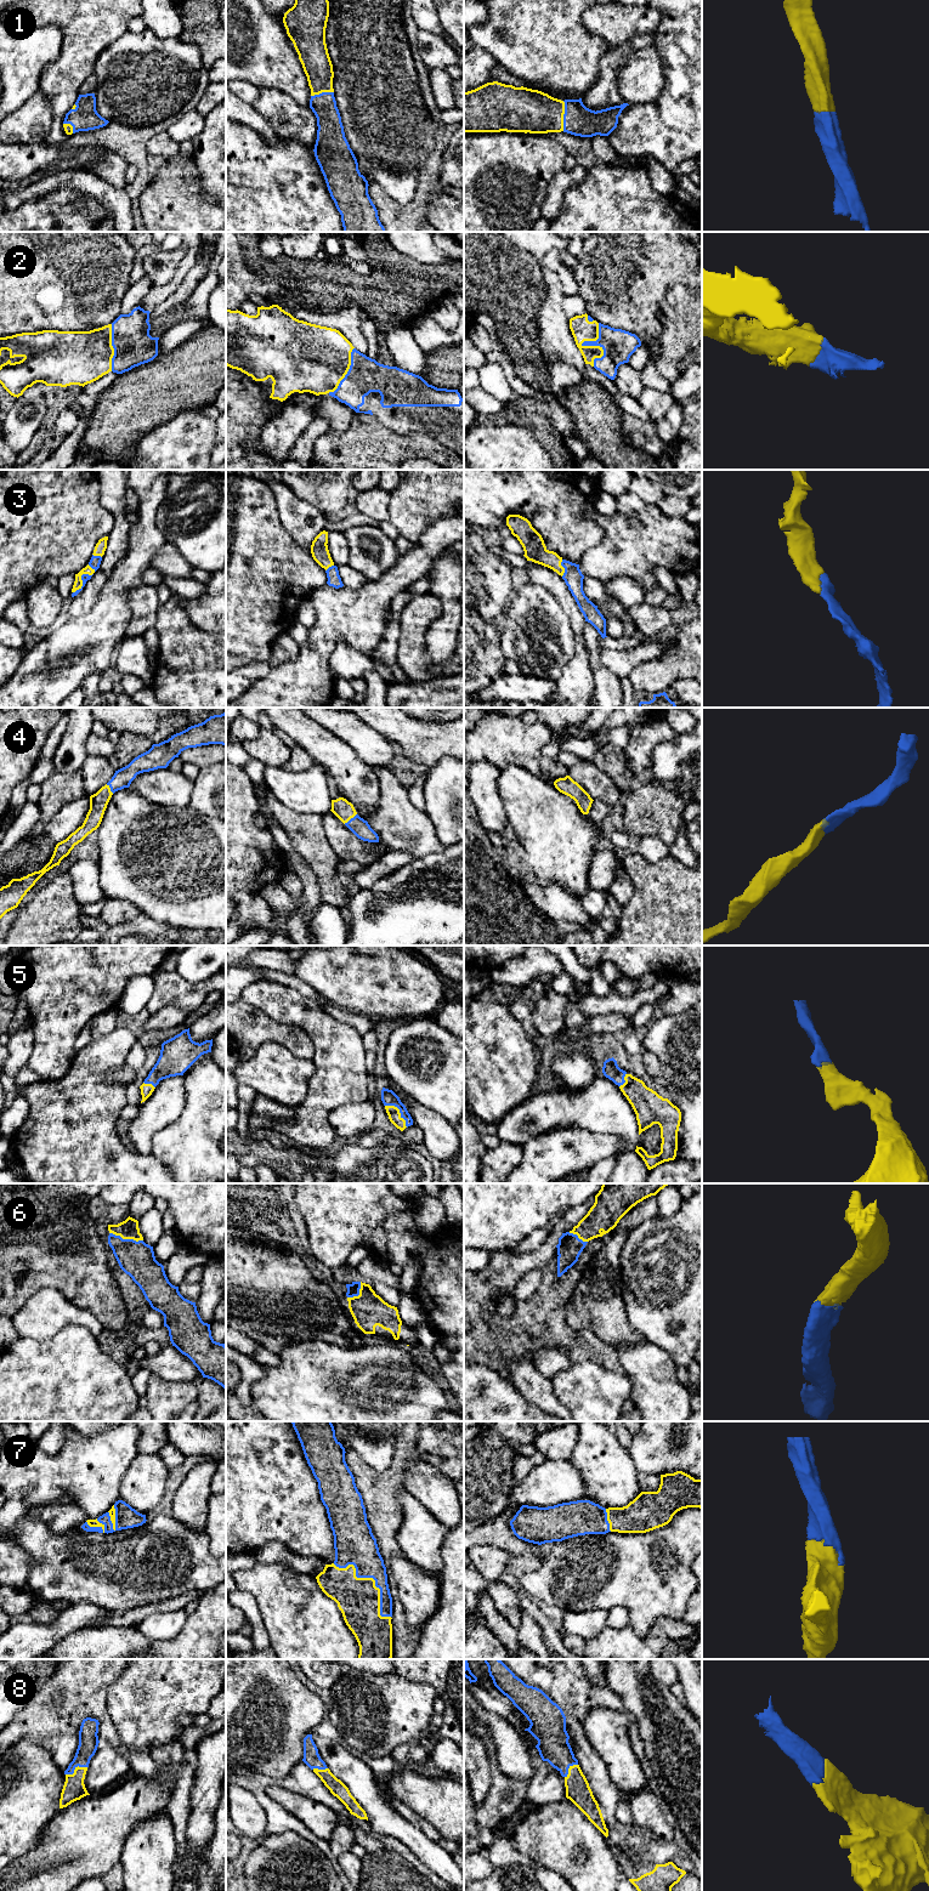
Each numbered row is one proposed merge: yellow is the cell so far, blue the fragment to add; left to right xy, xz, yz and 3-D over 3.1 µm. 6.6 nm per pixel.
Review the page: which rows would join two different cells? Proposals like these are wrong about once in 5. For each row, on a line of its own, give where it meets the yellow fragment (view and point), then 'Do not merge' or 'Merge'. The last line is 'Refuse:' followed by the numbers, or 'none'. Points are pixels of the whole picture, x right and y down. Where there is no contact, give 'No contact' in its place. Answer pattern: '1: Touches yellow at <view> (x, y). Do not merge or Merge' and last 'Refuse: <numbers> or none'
1: Touches yellow at yz (562, 115). Merge
2: Touches yellow at yz (587, 346). Merge
3: Touches yellow at xy (80, 579). Merge
4: Touches yellow at xz (350, 818). Merge
5: Touches yellow at xz (398, 1112). Merge
6: Touches yellow at xy (126, 1238). Merge
7: Touches yellow at xz (372, 1578). Merge
8: Touches yellow at xy (75, 1769). Merge
Refuse: none

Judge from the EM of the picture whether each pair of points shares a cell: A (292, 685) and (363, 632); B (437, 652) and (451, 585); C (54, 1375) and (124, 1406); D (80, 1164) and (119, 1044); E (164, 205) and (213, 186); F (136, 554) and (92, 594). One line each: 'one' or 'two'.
A: one
B: one
C: one
D: one
E: two
F: two

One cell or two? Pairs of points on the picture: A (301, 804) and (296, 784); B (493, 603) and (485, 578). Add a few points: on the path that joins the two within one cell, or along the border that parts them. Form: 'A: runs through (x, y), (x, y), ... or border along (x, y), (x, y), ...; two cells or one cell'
A: runs through (301, 799), (301, 794), (296, 789); one cell
B: runs through (492, 597), (485, 584); one cell

